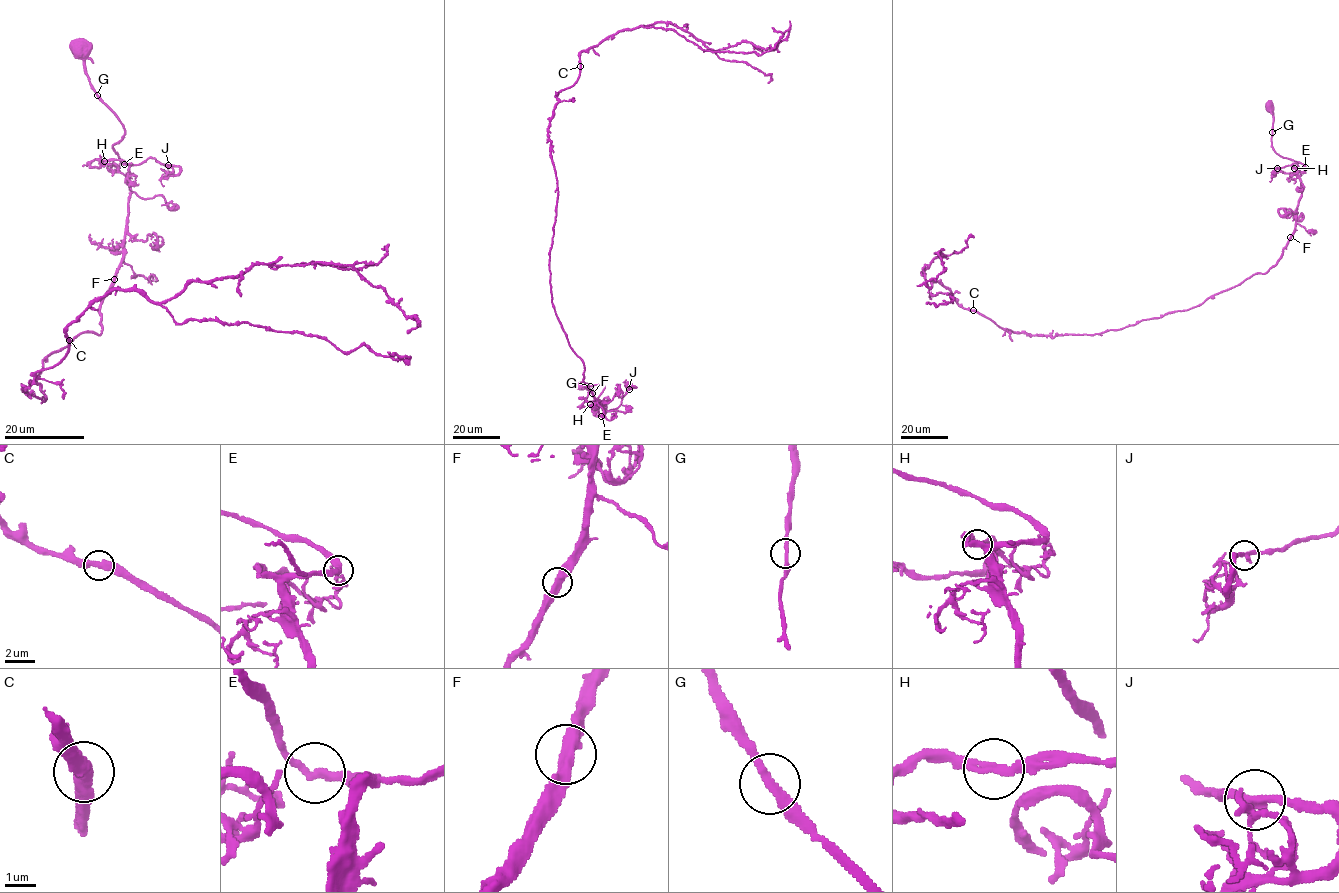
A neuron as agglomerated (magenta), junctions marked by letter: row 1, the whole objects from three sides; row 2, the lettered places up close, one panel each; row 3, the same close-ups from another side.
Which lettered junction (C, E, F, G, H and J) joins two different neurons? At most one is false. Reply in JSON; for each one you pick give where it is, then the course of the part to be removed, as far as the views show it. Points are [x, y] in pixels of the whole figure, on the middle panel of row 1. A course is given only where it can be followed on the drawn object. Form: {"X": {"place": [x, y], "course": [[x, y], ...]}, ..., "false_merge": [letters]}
{"false_merge": []}

